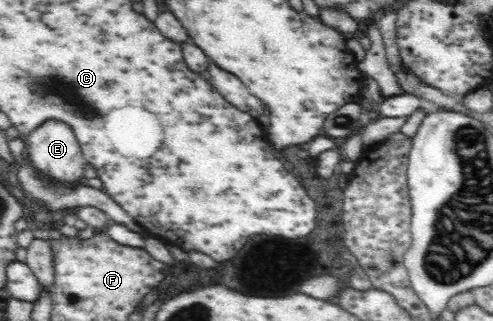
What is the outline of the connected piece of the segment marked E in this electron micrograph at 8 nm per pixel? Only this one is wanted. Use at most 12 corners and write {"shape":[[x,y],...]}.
{"shape":[[47,120],[25,136],[41,173],[73,184],[87,161],[69,123]]}

